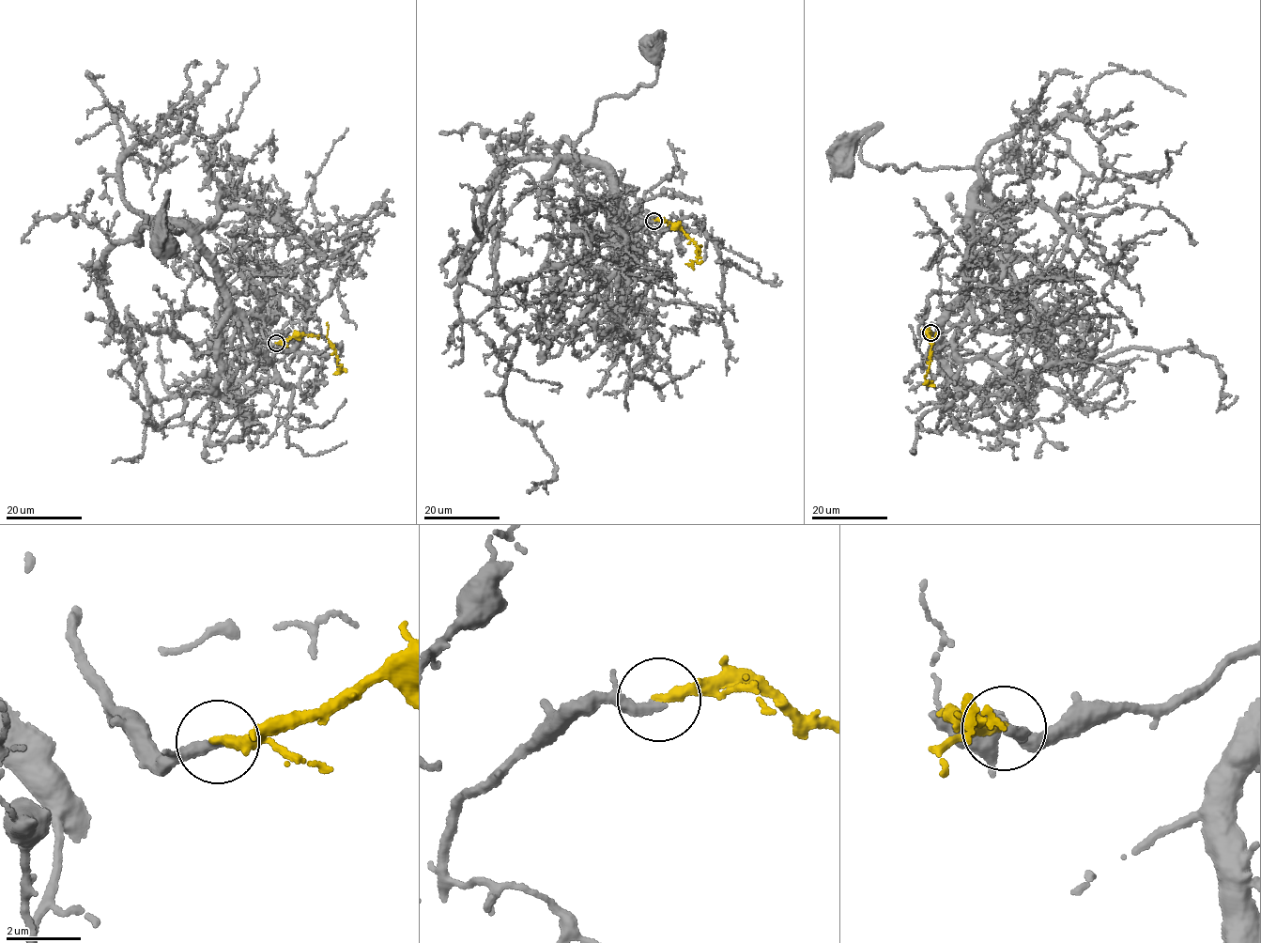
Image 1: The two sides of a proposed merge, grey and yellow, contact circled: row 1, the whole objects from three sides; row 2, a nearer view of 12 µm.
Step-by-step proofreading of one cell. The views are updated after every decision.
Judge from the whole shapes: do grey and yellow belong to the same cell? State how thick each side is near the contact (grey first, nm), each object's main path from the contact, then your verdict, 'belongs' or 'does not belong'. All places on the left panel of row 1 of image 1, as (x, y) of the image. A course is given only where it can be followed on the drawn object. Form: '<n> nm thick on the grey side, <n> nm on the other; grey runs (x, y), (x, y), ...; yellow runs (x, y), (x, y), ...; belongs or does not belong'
320 nm thick on the grey side, 280 nm on the other; grey runs (275, 343), (234, 306), (214, 255), (141, 212), (141, 230), (182, 231), (165, 208), (162, 245); yellow runs (276, 343), (301, 335), (322, 336), (338, 358), (339, 372), (333, 374); does not belong

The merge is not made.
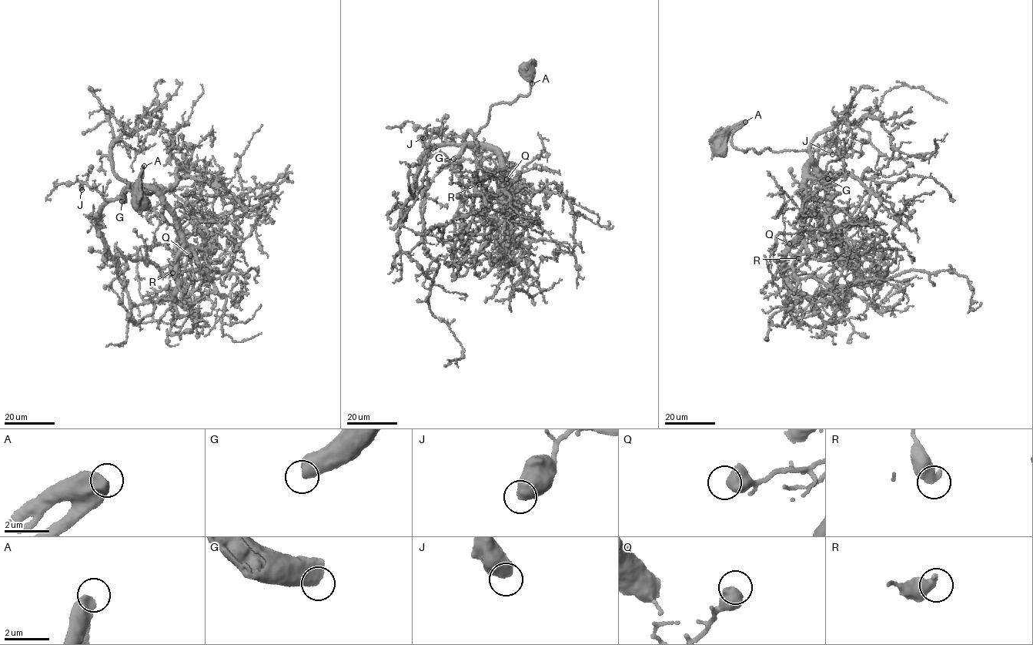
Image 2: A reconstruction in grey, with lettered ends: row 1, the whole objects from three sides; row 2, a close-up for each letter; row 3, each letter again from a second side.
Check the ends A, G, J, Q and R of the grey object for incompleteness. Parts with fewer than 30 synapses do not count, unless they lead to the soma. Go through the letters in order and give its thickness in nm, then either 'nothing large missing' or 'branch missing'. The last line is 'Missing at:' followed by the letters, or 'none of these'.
A: 600 nm | nothing large missing
G: 440 nm | branch missing
J: 600 nm | nothing large missing
Q: 650 nm | nothing large missing
R: 550 nm | nothing large missing
Missing at: G

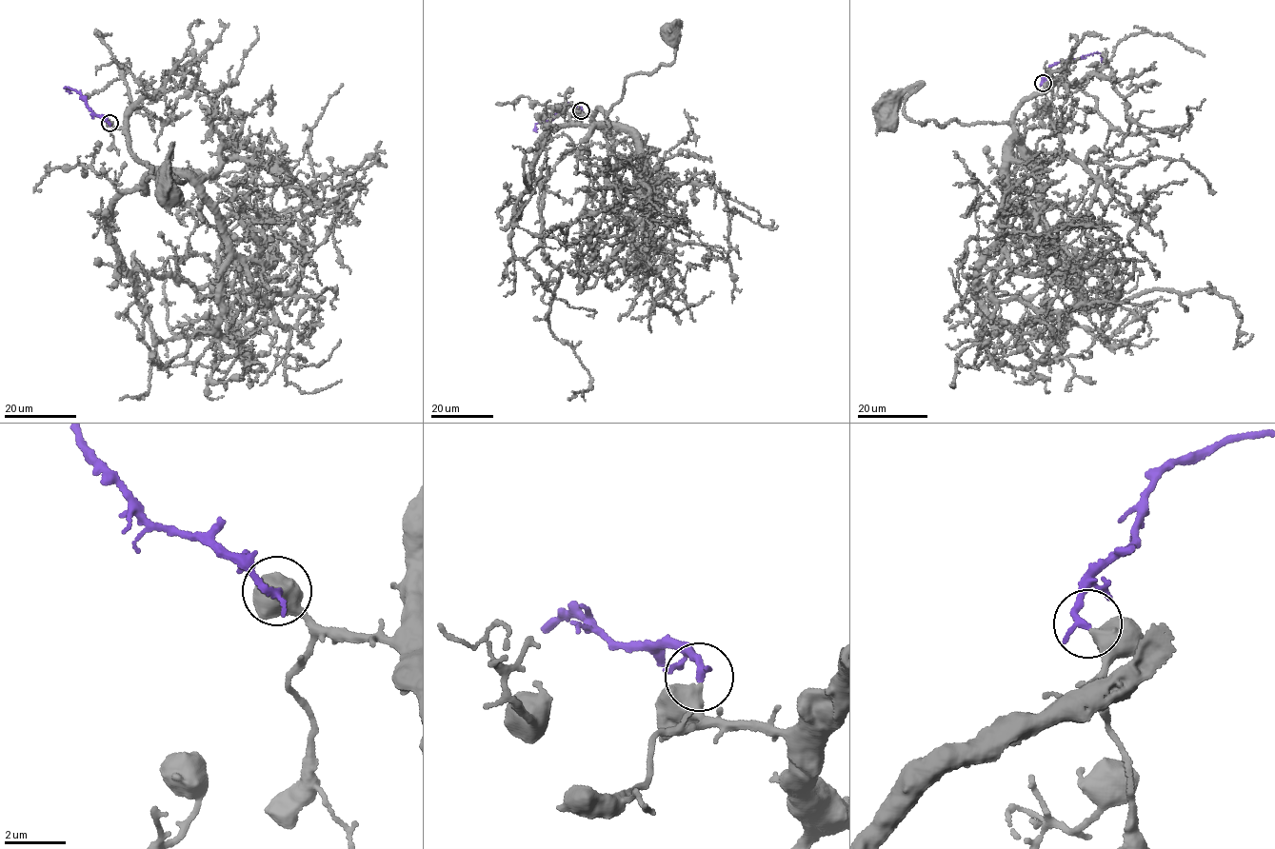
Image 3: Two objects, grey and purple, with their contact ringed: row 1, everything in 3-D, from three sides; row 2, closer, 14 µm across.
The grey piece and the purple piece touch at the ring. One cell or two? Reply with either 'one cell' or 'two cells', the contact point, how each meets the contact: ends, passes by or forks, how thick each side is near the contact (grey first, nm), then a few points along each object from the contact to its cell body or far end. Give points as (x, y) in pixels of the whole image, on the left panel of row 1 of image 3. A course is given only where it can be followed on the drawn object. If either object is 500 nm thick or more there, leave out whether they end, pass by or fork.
one cell; at (109, 123); 550 nm thick on the grey side, 260 nm on the other; grey runs (109, 123), (123, 128), (131, 150), (152, 167), (147, 180), (185, 182), (169, 170), (169, 159), (168, 194); purple runs (109, 123), (95, 116), (78, 91), (65, 88), (70, 93)

